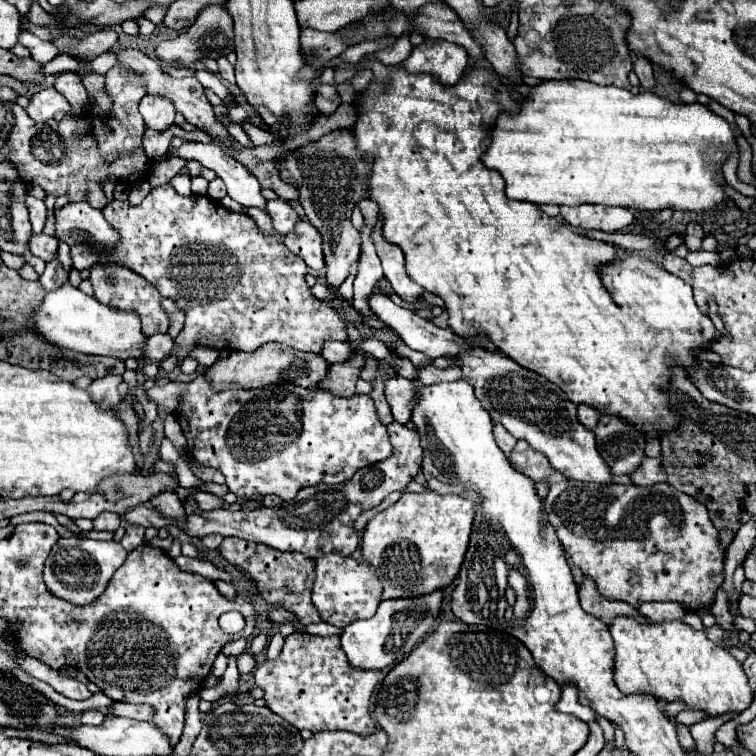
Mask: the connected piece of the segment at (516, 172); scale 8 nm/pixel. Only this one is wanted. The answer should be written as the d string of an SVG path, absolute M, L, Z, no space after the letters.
M542 80L536 84L530 94L520 104L520 112L508 114L500 112L494 130L492 130L492 142L488 150L484 152L484 164L490 166L490 170L498 170L500 176L506 182L506 196L512 200L526 200L534 204L568 204L568 206L580 206L580 204L604 204L604 206L624 206L624 208L636 208L636 210L664 210L664 208L676 208L676 210L714 210L724 204L724 190L718 182L720 164L726 162L726 158L738 152L738 144L734 140L732 128L728 122L714 112L710 112L702 104L672 104L652 92L640 92L630 94L628 90L616 88L616 86L598 86L586 80Z

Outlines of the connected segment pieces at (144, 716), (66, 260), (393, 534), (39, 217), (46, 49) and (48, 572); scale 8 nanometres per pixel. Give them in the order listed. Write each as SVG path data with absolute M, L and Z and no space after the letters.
M114 702L110 708L112 716L122 716L122 718L132 718L146 722L154 716L154 710L148 704L124 704L124 702Z
M59 240L58 257L62 266L69 272L73 268L70 246L66 245L62 240Z
M432 490L402 494L402 498L376 514L362 532L362 560L372 564L382 580L382 600L416 598L448 588L460 572L472 532L476 494L440 496Z
M26 196L26 208L30 212L30 224L32 224L32 230L36 234L42 232L44 224L46 224L46 216L48 216L48 208L44 204L44 200L38 200L34 196Z
M26 30L20 34L20 44L24 44L30 50L32 58L36 62L44 62L44 64L54 60L60 54L60 50L52 42L44 42L44 40L40 40L38 36L32 36L32 32L26 32Z
M78 536L60 538L46 560L44 582L56 598L68 600L76 606L84 606L94 602L106 590L112 574L124 564L126 556L128 552L114 540L100 542L100 540L78 538Z

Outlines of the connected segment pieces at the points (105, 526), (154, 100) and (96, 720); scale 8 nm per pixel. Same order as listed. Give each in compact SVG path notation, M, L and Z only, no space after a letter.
M102 512L94 520L94 530L118 530L120 526L120 516L116 512Z
M144 96L140 100L140 114L148 128L154 130L168 130L174 124L174 106L168 102L168 98L160 96Z
M88 710L88 712L82 712L80 714L80 722L82 724L92 724L92 726L98 726L104 722L104 714L100 710Z

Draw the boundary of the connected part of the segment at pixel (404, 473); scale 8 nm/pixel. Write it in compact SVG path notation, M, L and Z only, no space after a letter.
M392 422L386 426L392 442L392 456L384 462L376 462L368 468L362 468L354 474L354 478L342 482L342 484L320 484L310 486L298 492L296 500L282 502L276 508L256 508L252 512L232 512L232 510L214 510L208 514L190 514L184 520L184 526L180 522L172 522L172 518L164 518L158 510L136 506L134 510L126 512L126 520L130 524L138 524L144 528L164 528L164 526L176 526L178 530L186 532L188 536L204 538L208 534L222 534L222 536L238 536L250 542L262 542L266 546L278 548L278 550L290 550L290 552L302 552L310 558L320 558L324 554L344 554L352 556L358 548L358 534L354 532L356 518L374 506L378 506L388 494L392 492L404 492L406 484L416 478L416 474L422 468L422 446L420 436L416 430L410 430L398 422Z

